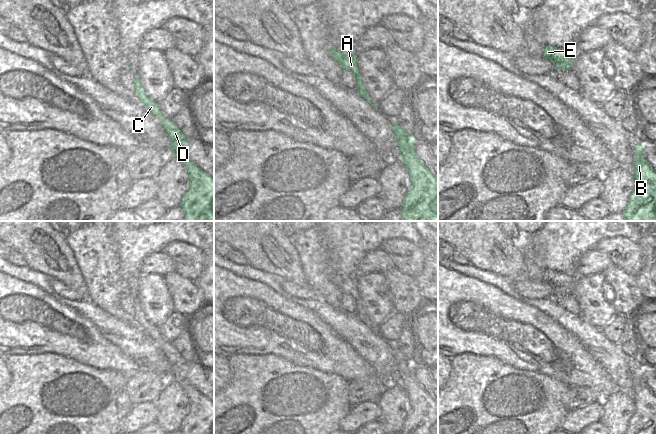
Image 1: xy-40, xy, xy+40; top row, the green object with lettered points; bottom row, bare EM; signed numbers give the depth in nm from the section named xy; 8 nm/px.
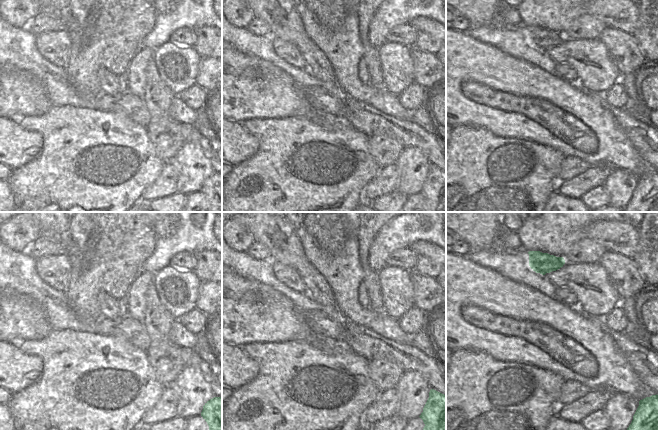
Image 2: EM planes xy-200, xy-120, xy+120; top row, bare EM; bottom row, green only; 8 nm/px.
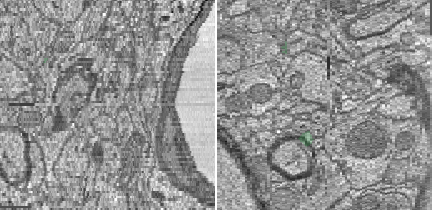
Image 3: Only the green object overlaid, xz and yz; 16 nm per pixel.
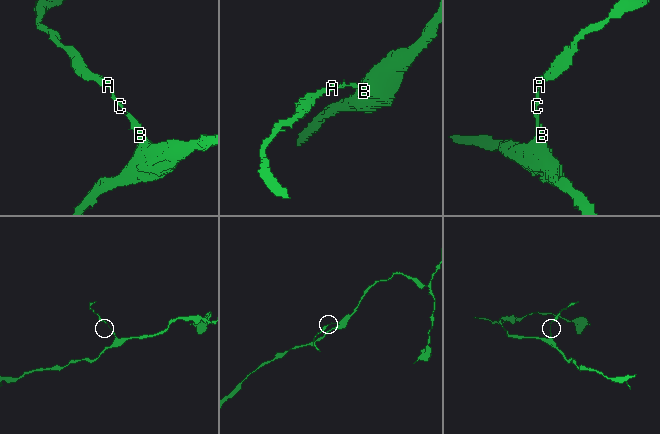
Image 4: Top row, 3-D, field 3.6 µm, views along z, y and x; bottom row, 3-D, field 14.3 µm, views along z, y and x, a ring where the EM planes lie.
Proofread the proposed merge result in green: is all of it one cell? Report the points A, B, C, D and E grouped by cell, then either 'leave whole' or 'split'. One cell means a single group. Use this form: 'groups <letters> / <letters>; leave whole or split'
groups A B C D E; leave whole

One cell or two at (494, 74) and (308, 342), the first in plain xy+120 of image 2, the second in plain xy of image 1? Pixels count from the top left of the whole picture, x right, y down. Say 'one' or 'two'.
one

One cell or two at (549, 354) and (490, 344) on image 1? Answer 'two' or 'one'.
one

